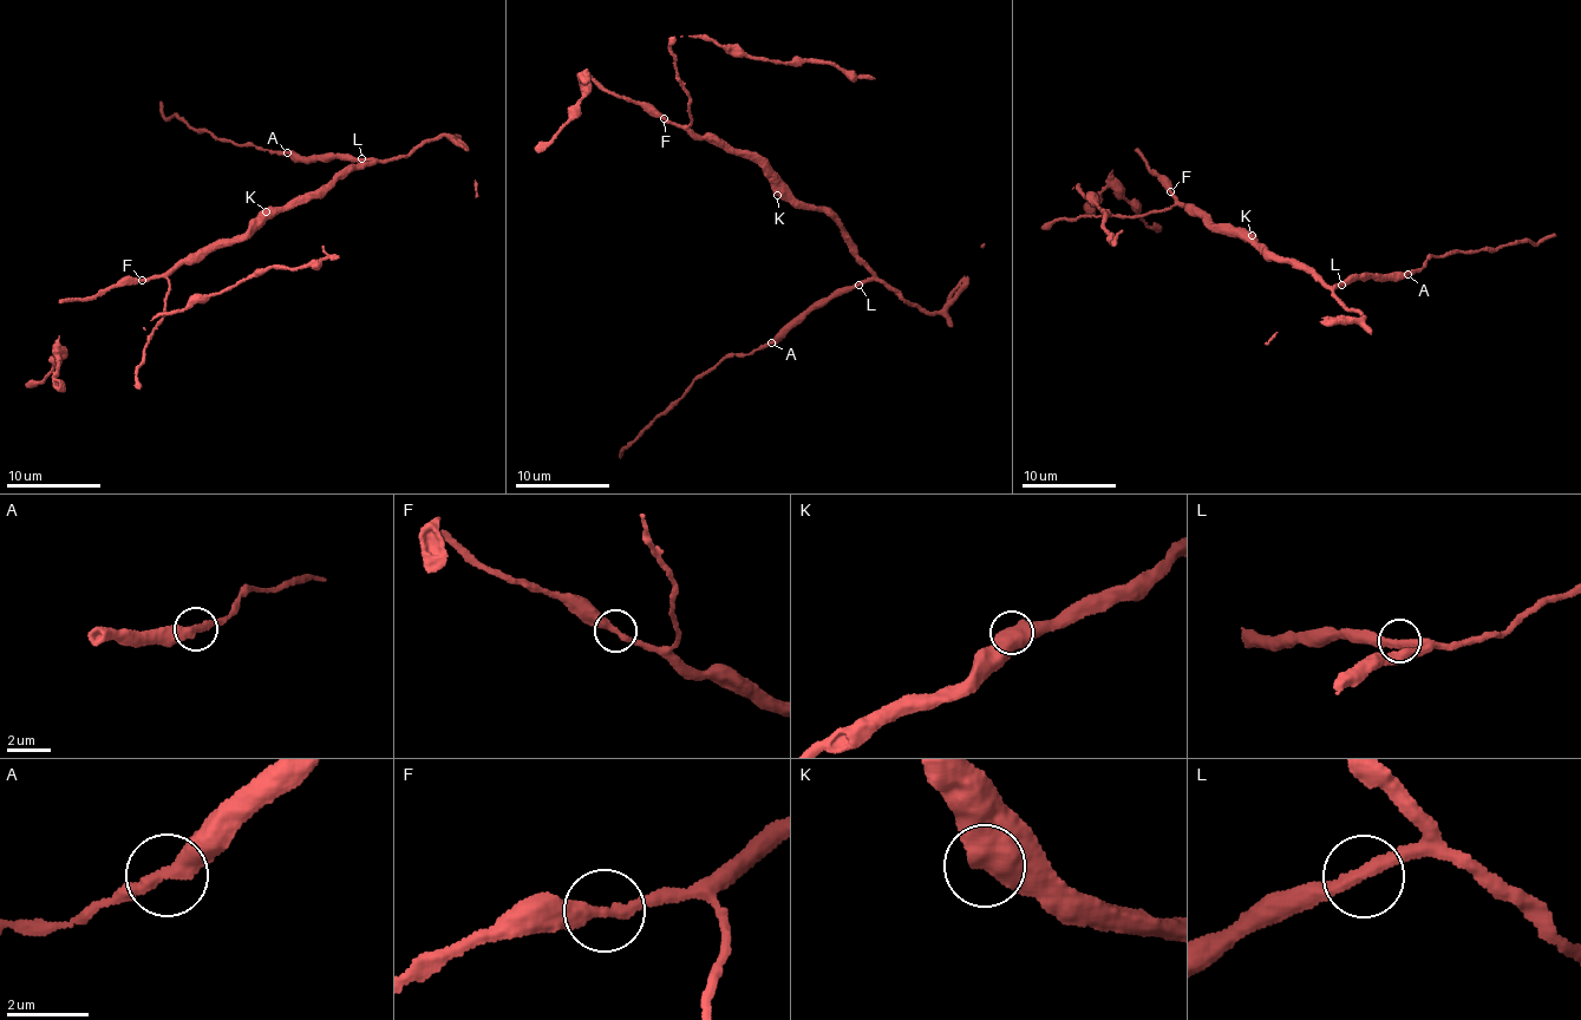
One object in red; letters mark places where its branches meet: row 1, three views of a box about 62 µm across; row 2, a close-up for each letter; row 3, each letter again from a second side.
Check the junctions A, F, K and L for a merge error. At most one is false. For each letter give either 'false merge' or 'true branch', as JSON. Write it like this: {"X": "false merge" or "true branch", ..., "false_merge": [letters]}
{"A": "false merge", "F": "true branch", "K": "true branch", "L": "true branch", "false_merge": ["A"]}

